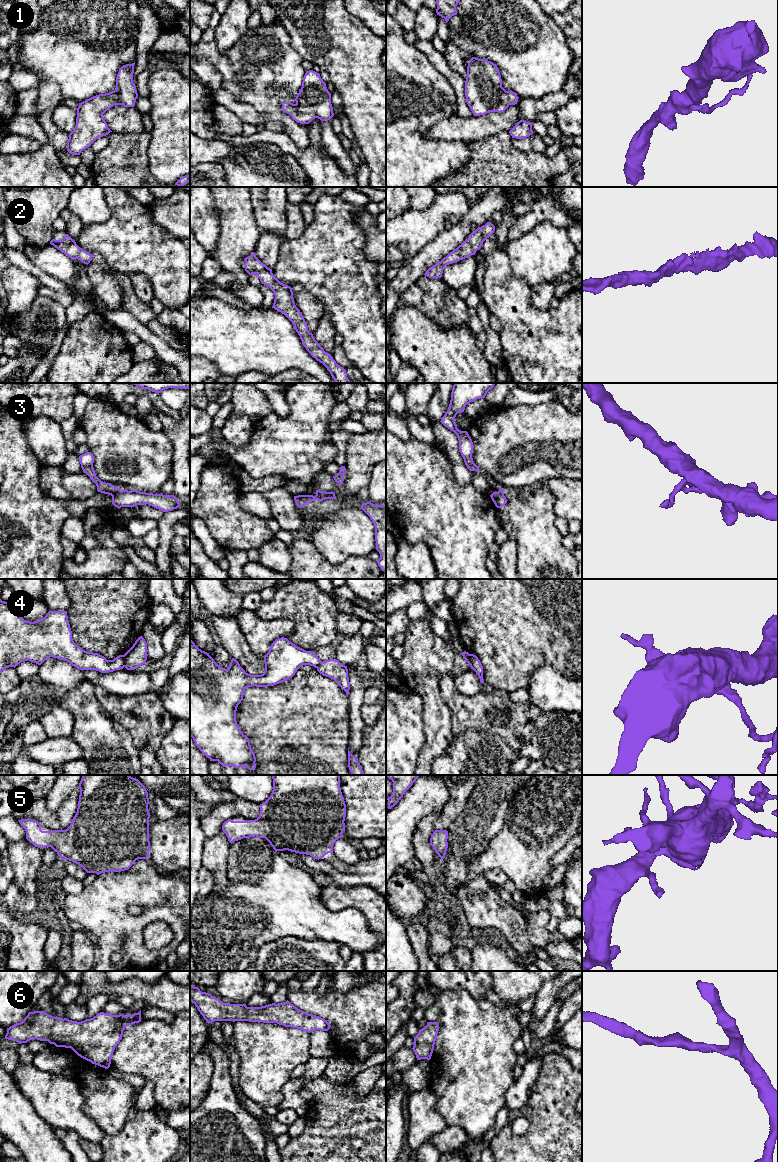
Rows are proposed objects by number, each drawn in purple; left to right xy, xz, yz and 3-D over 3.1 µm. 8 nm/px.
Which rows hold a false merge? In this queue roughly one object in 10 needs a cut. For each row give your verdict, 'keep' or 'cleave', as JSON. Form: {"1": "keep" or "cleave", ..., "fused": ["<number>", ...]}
{"1": "keep", "2": "keep", "3": "cleave", "4": "cleave", "5": "keep", "6": "keep", "fused": ["3", "4"]}

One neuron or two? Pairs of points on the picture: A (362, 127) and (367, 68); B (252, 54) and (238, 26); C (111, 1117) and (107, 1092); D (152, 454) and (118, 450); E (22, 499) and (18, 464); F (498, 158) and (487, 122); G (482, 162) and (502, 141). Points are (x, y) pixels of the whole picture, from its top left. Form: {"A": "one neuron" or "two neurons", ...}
{"A": "one neuron", "B": "two neurons", "C": "one neuron", "D": "one neuron", "E": "one neuron", "F": "two neurons", "G": "one neuron"}

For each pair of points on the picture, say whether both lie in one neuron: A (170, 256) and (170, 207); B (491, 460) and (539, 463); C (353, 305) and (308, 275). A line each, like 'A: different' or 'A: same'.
A: different
B: same
C: same

